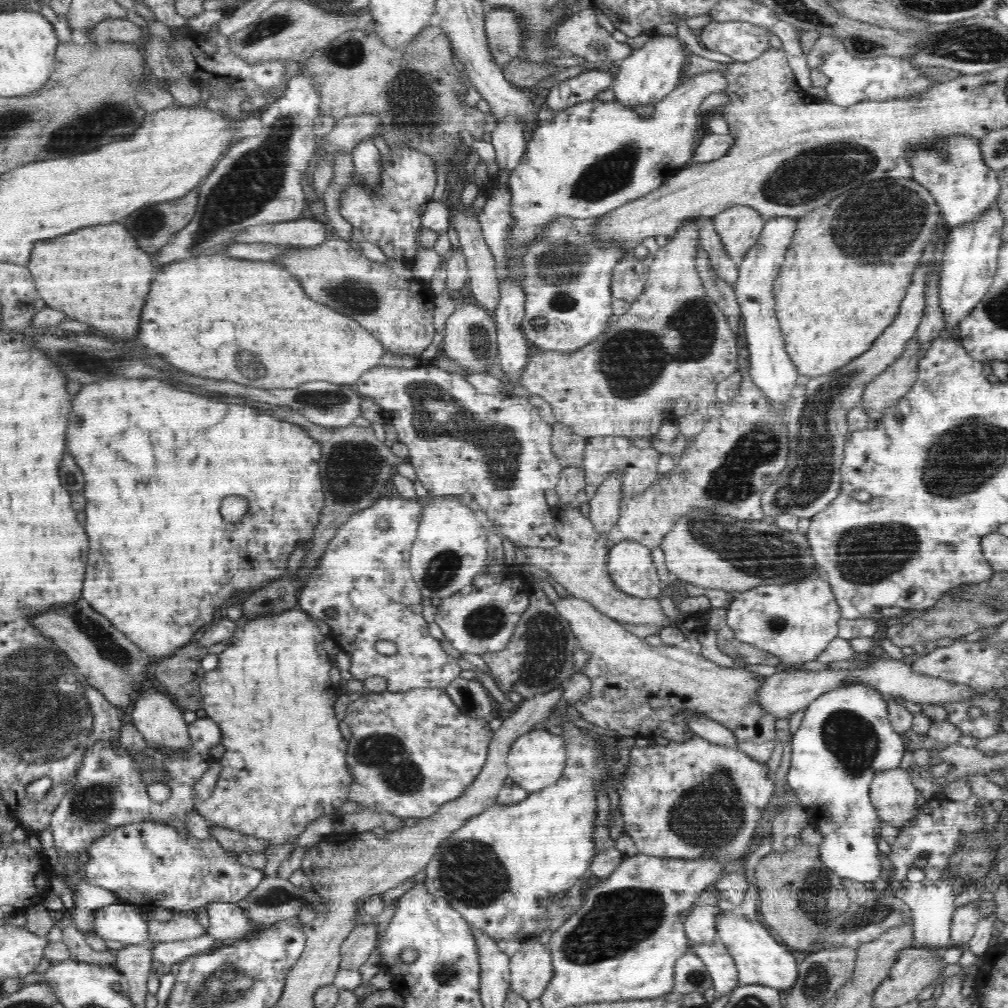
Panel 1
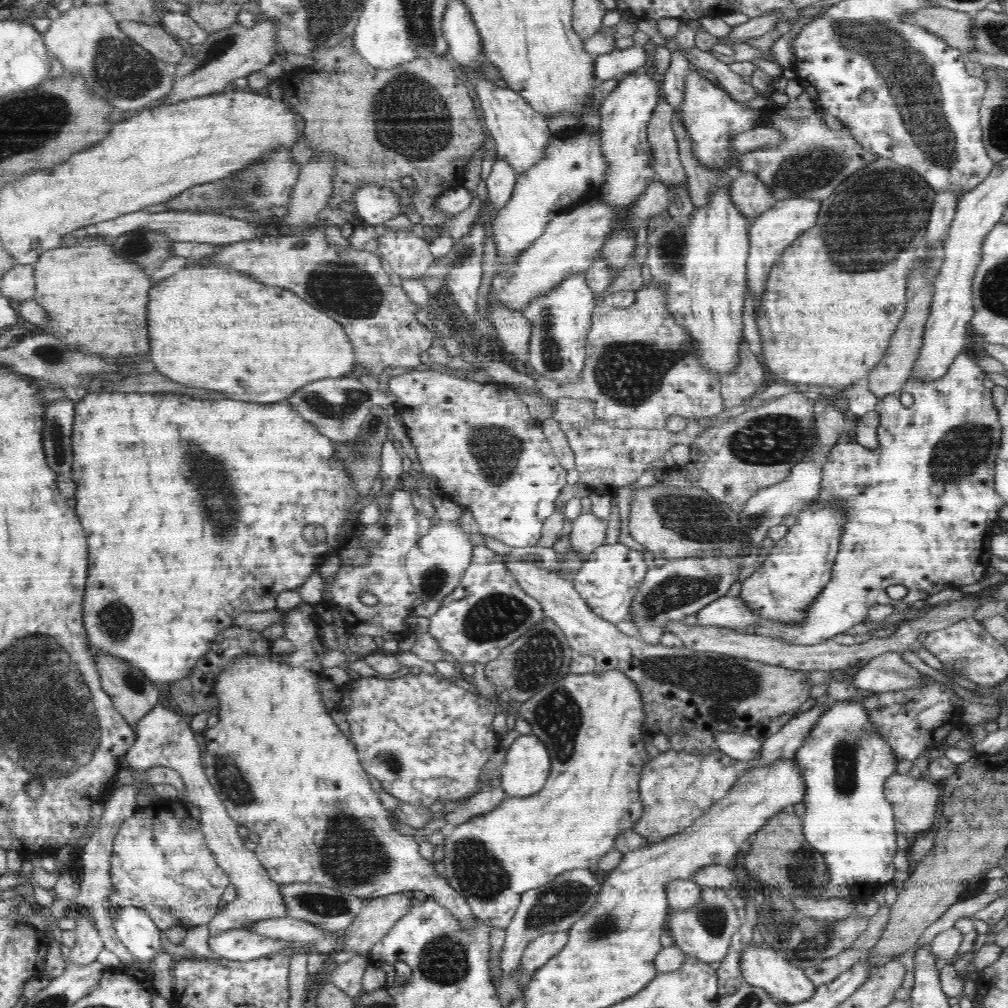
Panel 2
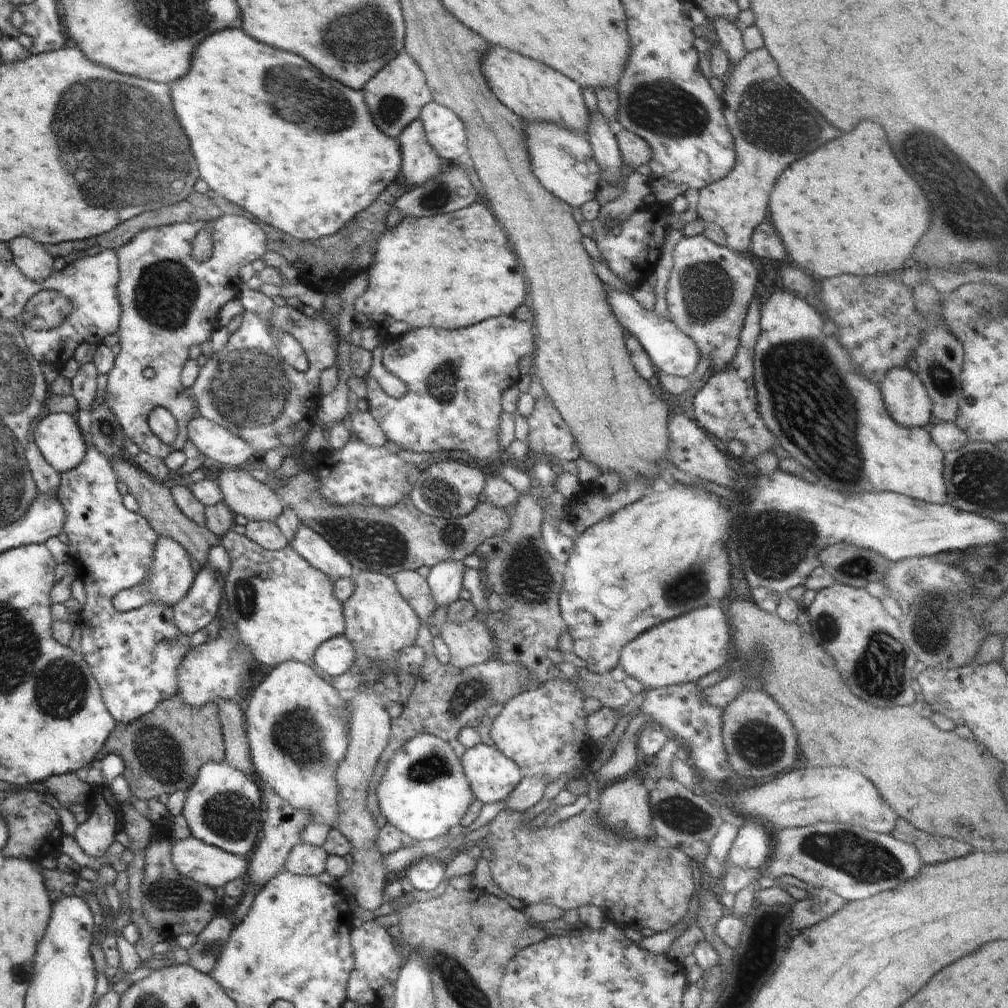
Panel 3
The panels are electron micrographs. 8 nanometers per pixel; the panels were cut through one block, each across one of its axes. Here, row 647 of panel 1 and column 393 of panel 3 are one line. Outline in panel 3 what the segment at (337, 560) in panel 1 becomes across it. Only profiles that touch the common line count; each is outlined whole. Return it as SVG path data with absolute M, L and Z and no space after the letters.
M514 316L490 318L476 326L462 330L438 330L438 328L409 329L404 335L384 344L382 364L387 372L406 384L408 392L401 398L389 396L376 378L365 380L368 412L392 440L408 452L464 451L474 457L476 464L490 469L502 460L502 445L499 440L502 394L516 385L521 374L518 364L524 356L534 355L535 333L530 322L520 322Z

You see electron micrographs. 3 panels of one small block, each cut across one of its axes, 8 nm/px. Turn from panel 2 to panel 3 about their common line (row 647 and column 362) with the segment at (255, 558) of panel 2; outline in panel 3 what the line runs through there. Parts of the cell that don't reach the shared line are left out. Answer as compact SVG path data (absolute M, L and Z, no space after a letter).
M226 28L224 32L218 32L216 36L206 38L204 44L200 48L196 48L196 52L194 52L190 72L182 80L176 80L174 84L170 84L170 90L172 90L170 96L172 96L176 116L178 116L180 124L184 126L188 140L192 142L192 150L194 150L194 156L196 156L196 162L200 168L199 178L208 184L211 188L211 194L217 198L226 198L232 204L250 212L260 222L275 226L276 229L290 234L298 240L318 240L326 238L330 234L336 234L356 214L362 212L366 206L370 206L376 196L380 195L380 192L400 177L402 154L400 154L398 139L394 140L376 128L374 118L366 106L363 91L354 90L349 86L340 84L340 82L330 80L328 76L318 72L318 68L314 68L312 64L302 60L302 56L296 56L296 54L266 46L262 42L256 42L242 29Z

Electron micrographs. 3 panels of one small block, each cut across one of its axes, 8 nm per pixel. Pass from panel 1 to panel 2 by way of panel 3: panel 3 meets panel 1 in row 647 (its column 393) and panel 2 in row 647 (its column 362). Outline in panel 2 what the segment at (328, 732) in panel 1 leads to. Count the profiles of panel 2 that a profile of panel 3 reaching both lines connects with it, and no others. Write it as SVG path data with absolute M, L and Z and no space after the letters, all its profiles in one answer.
M301 603L298 607L290 609L287 616L282 617L284 627L283 637L290 640L294 645L294 651L289 654L280 653L277 655L256 657L254 655L242 655L229 665L226 665L216 677L214 692L217 696L218 715L217 723L203 732L206 740L206 752L202 756L204 770L210 784L213 786L218 799L227 809L229 818L238 826L245 827L249 832L258 835L258 842L255 853L259 862L264 866L274 884L284 885L294 882L308 884L320 884L328 888L336 889L344 894L352 894L361 899L380 898L382 895L394 894L403 891L421 890L428 897L433 897L440 906L447 908L460 923L463 930L472 930L476 924L476 917L466 902L466 899L458 894L444 877L438 876L435 866L431 860L424 859L419 853L419 844L412 839L412 836L402 836L393 828L391 812L384 808L378 798L378 791L370 785L368 773L363 769L358 758L356 747L346 737L332 717L329 710L322 703L322 691L320 691L320 680L325 680L325 675L320 657L327 652L329 647L324 643L323 622L314 611L315 604Z

